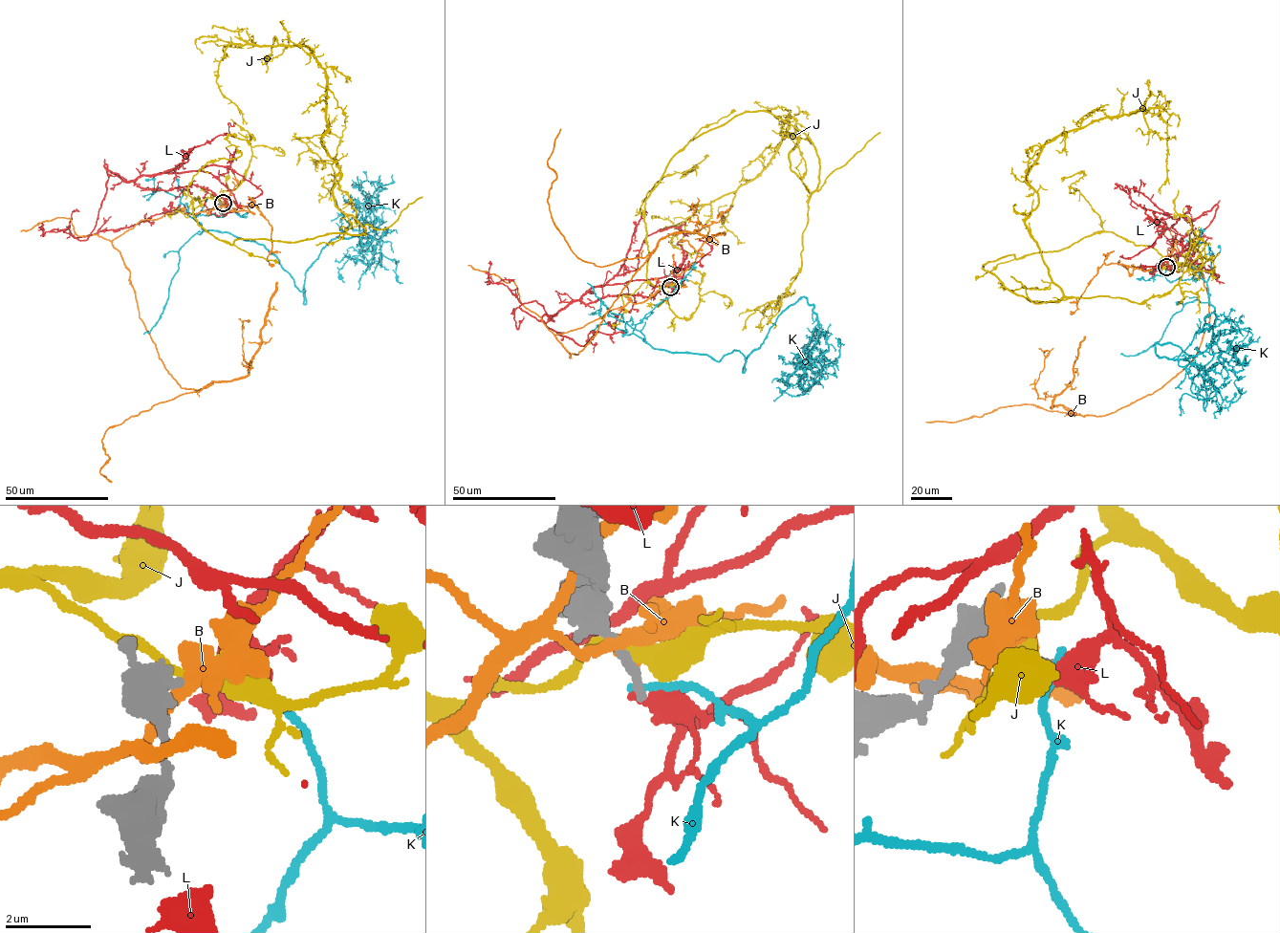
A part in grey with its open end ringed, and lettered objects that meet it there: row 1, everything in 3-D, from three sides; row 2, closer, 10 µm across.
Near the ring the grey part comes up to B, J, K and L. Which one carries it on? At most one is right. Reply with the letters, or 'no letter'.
no letter

